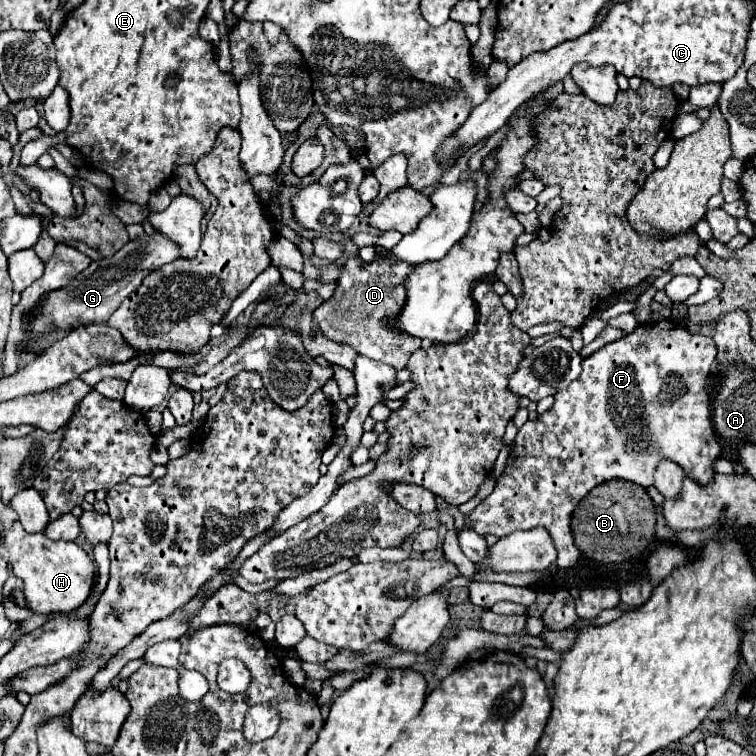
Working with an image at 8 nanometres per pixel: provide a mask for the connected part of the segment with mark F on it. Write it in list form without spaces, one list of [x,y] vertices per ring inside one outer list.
[[[663,319],[659,323],[641,323],[633,333],[607,343],[591,357],[585,357],[579,379],[555,393],[555,403],[549,411],[535,421],[527,421],[519,429],[517,447],[507,459],[507,467],[493,493],[471,511],[471,529],[479,535],[503,537],[515,531],[545,527],[559,553],[557,567],[569,569],[579,559],[579,549],[571,535],[571,513],[595,485],[611,479],[627,479],[649,487],[653,483],[655,465],[663,457],[679,463],[691,479],[699,483],[711,481],[715,473],[711,463],[723,449],[713,431],[711,397],[705,389],[707,375],[717,361],[717,347],[707,345],[709,337],[691,335],[687,329]]]

